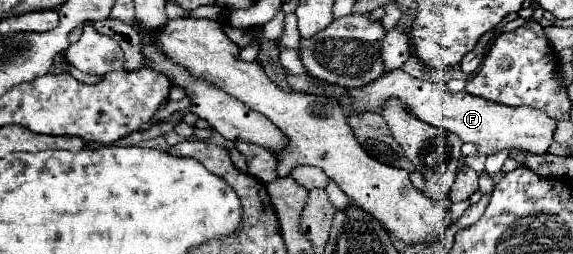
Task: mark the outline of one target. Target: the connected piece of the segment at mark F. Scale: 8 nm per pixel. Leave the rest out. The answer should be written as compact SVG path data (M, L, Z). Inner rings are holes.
M403 70L387 72L381 78L373 80L367 86L361 86L361 88L341 88L341 86L329 86L325 82L319 88L315 88L313 78L309 74L307 76L287 74L287 82L293 90L299 90L299 92L315 92L315 94L327 94L327 96L351 94L357 98L355 110L377 112L387 98L399 98L419 120L429 122L441 130L457 134L463 142L475 144L477 154L485 154L485 156L491 156L505 148L527 150L533 154L547 154L547 150L555 138L555 128L557 128L557 120L549 118L547 114L543 114L535 108L529 108L529 106L509 108L509 106L503 106L497 102L489 102L485 98L471 96L467 92L453 94L453 92L449 92L449 88L445 84L419 80L419 78L405 74Z

